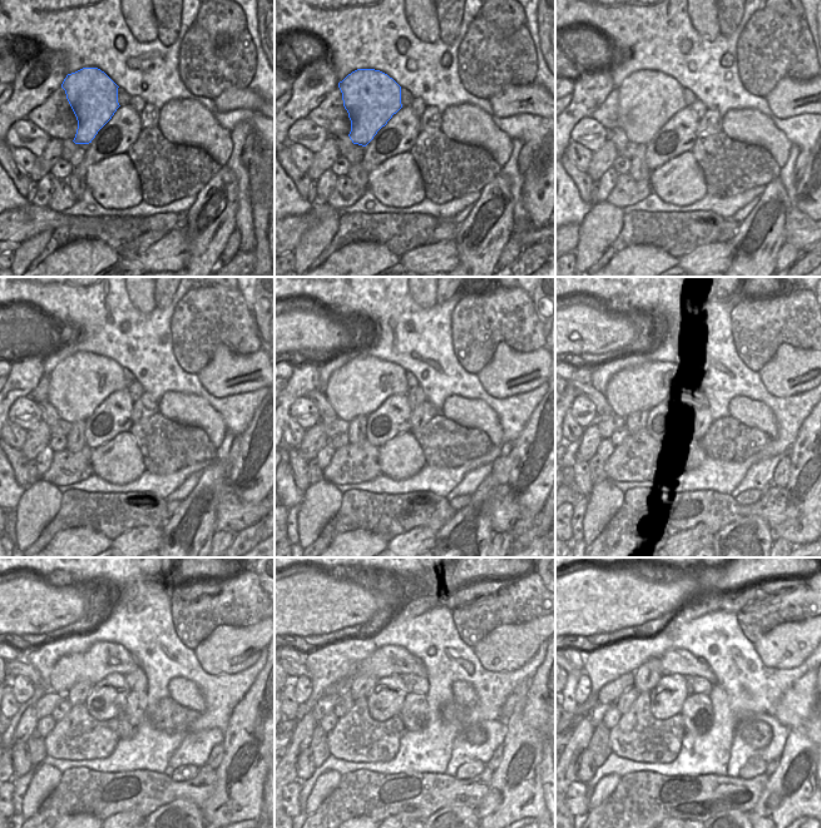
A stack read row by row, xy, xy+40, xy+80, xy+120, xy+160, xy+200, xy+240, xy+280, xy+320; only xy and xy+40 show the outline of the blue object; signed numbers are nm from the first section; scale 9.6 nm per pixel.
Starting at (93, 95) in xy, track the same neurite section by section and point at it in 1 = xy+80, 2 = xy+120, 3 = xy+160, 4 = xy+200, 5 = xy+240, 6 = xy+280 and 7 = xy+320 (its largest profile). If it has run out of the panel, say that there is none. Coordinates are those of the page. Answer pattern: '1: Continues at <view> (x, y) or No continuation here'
1: Continues at xy+80 (648, 99)
2: Continues at xy+120 (82, 382)
3: Continues at xy+160 (362, 385)
4: Continues at xy+200 (632, 390)
5: Continues at xy+240 (103, 658)
6: Continues at xy+280 (391, 659)
7: Continues at xy+320 (681, 662).

